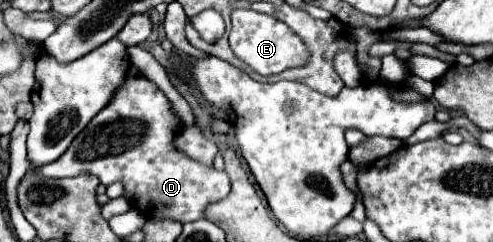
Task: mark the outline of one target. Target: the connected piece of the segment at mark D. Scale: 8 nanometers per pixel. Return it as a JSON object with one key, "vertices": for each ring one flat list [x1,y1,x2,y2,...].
{"vertices":[[130,76,124,82,124,86,116,92,112,102,90,120,90,124,72,140,68,150,58,160,38,168,30,168,26,176,38,174,44,178,64,178,64,176,78,176,78,174,94,174,106,186,120,180,124,184,124,196,130,200,132,208,140,210,146,218,162,216,162,218,178,220,182,224,200,220,206,206,222,200,230,192,230,180,226,172,218,172,214,168,204,170,204,164,194,162,184,154,178,154,172,148,172,140,178,134,178,130,180,124,176,124,176,116,162,90,148,78]]}

